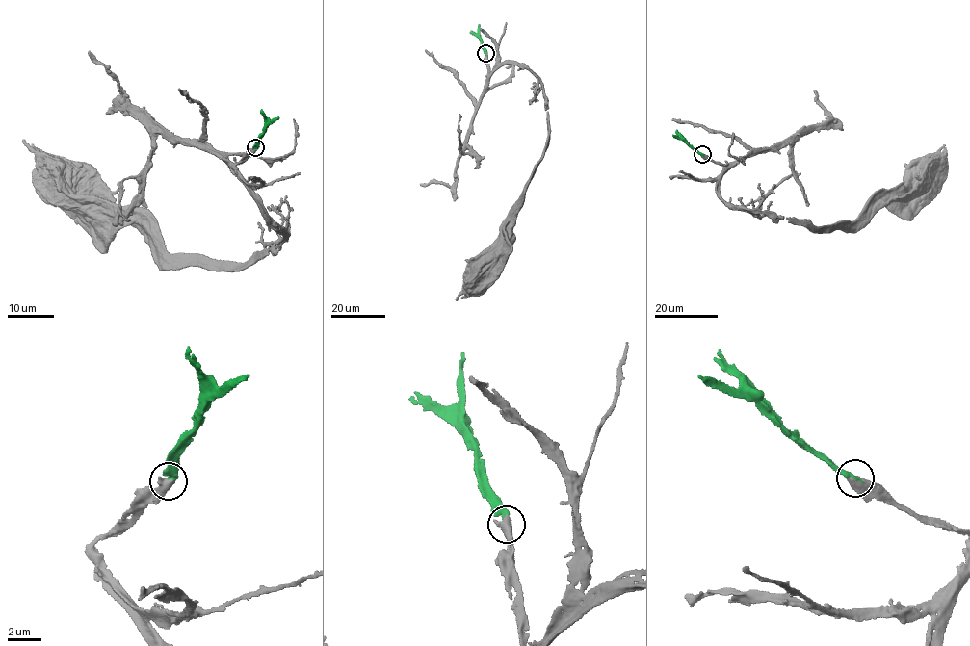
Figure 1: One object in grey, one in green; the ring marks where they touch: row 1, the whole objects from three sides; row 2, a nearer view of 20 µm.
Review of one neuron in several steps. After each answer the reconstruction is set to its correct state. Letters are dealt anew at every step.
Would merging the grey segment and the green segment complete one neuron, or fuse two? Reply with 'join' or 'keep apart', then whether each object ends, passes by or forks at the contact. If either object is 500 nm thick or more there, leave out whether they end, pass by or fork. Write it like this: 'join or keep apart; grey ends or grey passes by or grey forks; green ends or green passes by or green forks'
join

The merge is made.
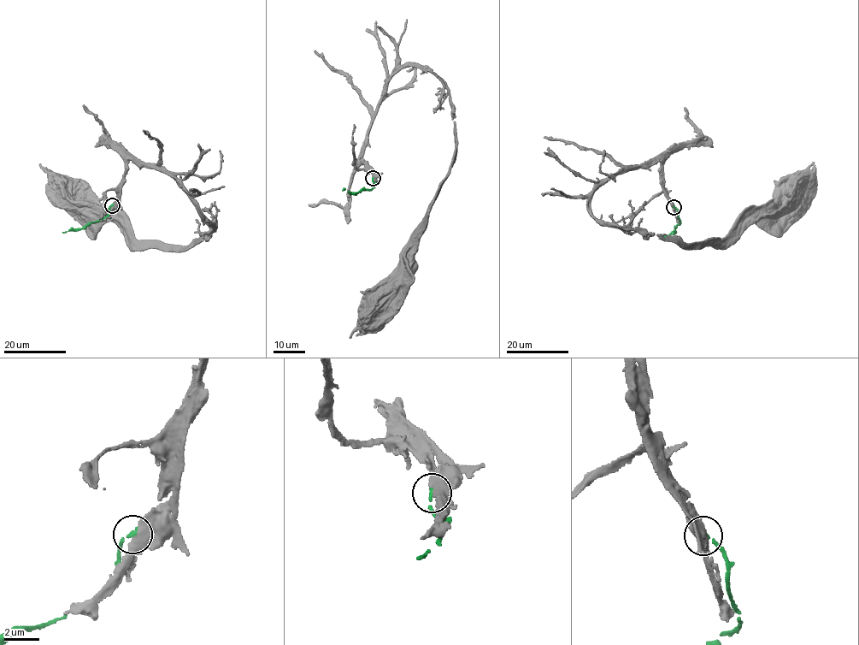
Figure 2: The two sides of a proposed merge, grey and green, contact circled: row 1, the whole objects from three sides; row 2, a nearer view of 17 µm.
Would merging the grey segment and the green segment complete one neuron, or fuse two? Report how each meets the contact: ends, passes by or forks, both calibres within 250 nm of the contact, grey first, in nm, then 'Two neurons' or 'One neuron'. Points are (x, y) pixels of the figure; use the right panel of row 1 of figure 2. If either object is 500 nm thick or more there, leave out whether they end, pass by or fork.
At the ring grey passes by. At the ring green ends. Thickness 340 nm (grey) against 180 nm. Two neurons

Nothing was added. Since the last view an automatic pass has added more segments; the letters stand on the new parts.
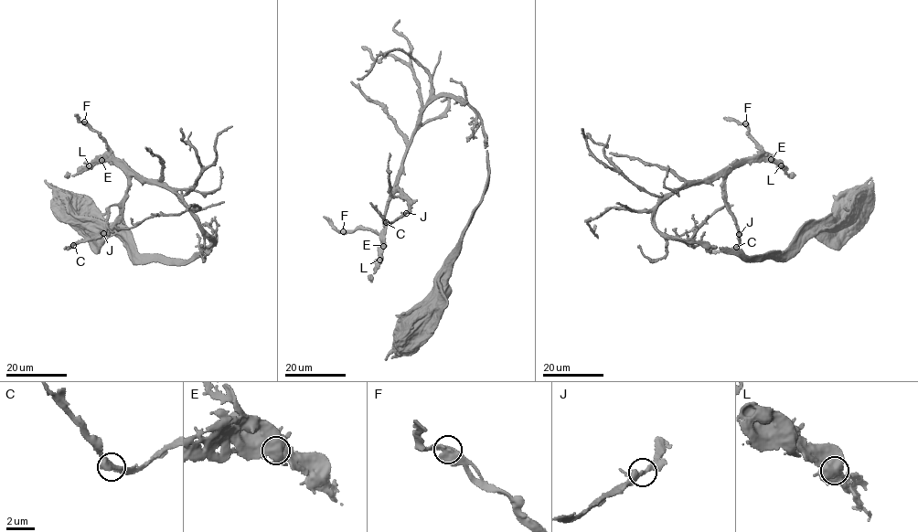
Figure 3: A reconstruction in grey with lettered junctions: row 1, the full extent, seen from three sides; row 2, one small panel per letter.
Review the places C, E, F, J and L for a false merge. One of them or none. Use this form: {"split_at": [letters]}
{"split_at": []}

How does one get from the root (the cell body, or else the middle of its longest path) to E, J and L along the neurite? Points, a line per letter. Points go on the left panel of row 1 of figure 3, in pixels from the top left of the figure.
E: (74, 207), (152, 259), (187, 260), (216, 245), (174, 192), (126, 174), (116, 159), (101, 160)
J: (74, 207), (152, 259), (187, 260), (216, 245), (176, 194), (133, 175), (120, 218), (103, 233)
L: (74, 207), (152, 259), (187, 260), (216, 245), (173, 191), (126, 174), (116, 159), (89, 165)

